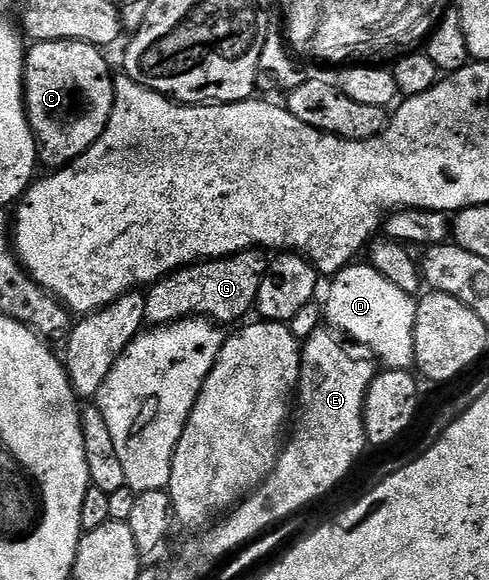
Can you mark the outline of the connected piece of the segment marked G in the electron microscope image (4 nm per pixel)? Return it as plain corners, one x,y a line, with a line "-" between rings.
250,248
227,256
221,260
204,260
190,264
186,268
177,268
169,272
155,284
149,285
144,314
146,324
161,326
174,324
178,320
205,318
219,325
227,326
238,320
246,311
255,307
260,290
262,275
266,273
267,257
259,249

